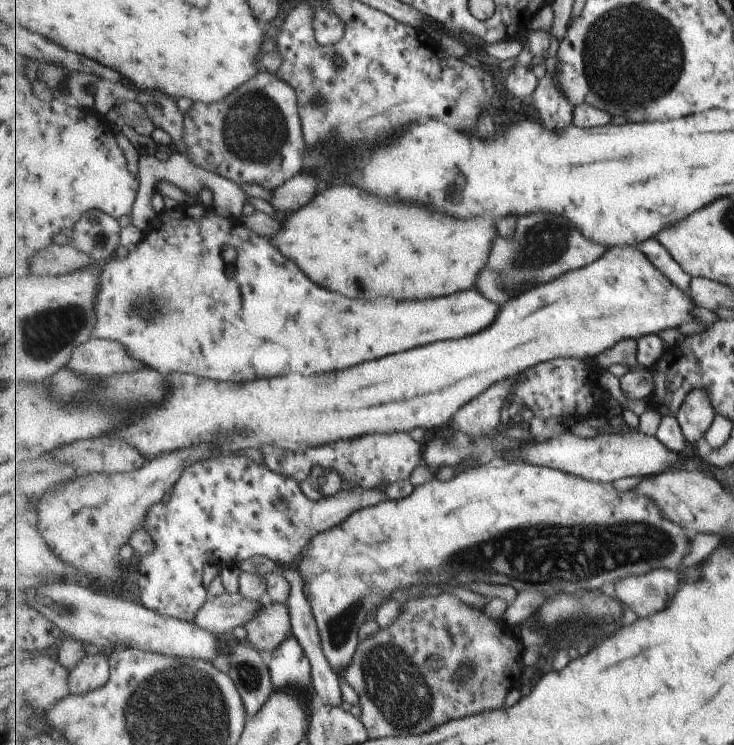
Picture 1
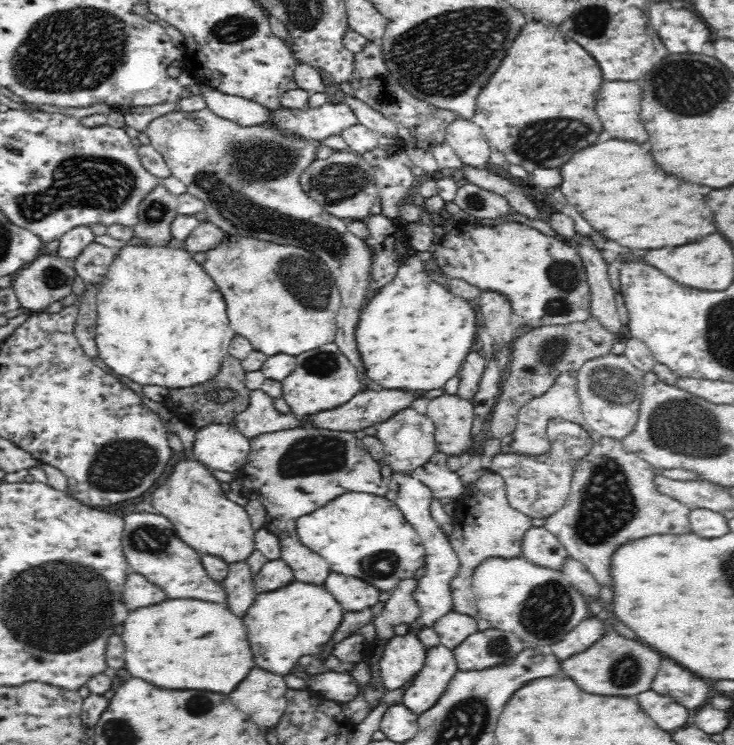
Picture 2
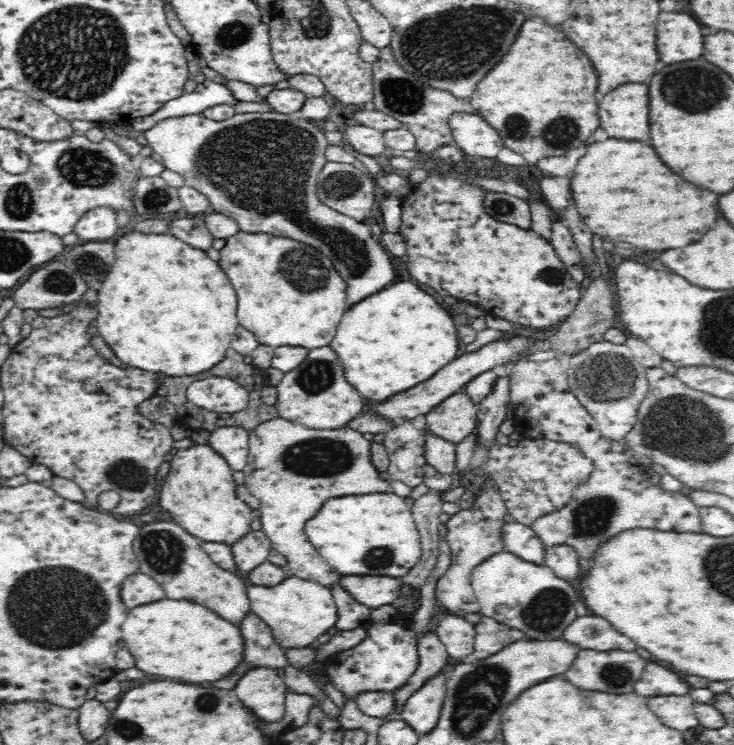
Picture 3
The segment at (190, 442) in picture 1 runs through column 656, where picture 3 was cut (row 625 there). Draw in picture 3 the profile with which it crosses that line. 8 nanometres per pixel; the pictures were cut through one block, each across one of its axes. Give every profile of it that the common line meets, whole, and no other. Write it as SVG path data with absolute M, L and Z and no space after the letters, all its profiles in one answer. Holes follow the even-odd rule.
M289 576L280 584L264 587L252 584L250 580L244 582L247 588L250 610L258 615L260 620L272 630L272 638L279 650L284 654L294 648L306 648L318 640L318 636L326 634L338 620L336 604L332 591L312 580L302 580L296 576Z

